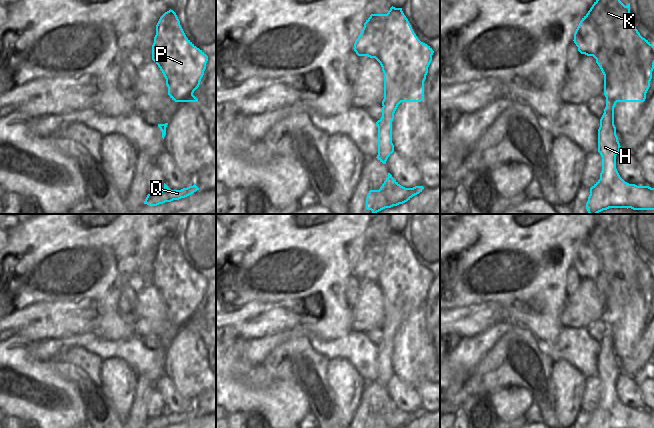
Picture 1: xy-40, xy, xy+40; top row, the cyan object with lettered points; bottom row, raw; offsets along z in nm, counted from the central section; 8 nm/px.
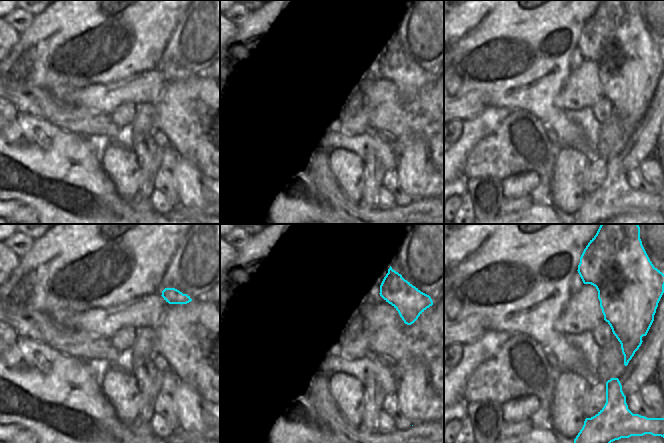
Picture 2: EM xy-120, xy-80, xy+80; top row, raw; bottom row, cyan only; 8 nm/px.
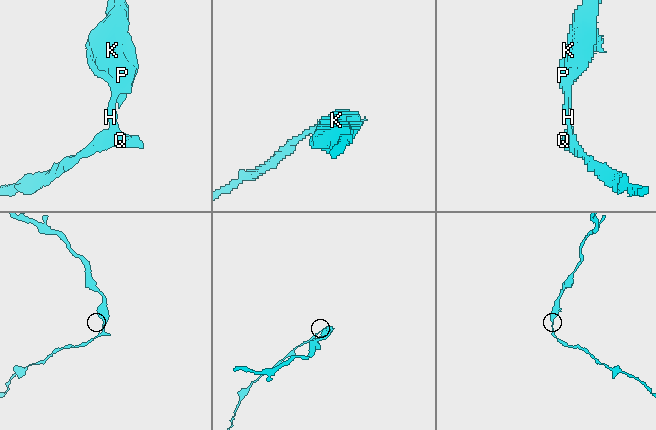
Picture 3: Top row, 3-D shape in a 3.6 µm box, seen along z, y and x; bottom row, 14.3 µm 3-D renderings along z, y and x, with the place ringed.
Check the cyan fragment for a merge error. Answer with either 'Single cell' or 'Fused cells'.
Fused cells

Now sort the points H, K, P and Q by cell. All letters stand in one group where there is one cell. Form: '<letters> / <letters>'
H Q / K P

